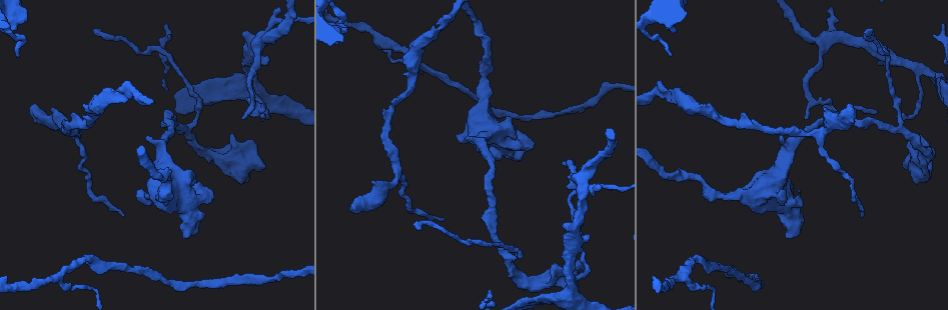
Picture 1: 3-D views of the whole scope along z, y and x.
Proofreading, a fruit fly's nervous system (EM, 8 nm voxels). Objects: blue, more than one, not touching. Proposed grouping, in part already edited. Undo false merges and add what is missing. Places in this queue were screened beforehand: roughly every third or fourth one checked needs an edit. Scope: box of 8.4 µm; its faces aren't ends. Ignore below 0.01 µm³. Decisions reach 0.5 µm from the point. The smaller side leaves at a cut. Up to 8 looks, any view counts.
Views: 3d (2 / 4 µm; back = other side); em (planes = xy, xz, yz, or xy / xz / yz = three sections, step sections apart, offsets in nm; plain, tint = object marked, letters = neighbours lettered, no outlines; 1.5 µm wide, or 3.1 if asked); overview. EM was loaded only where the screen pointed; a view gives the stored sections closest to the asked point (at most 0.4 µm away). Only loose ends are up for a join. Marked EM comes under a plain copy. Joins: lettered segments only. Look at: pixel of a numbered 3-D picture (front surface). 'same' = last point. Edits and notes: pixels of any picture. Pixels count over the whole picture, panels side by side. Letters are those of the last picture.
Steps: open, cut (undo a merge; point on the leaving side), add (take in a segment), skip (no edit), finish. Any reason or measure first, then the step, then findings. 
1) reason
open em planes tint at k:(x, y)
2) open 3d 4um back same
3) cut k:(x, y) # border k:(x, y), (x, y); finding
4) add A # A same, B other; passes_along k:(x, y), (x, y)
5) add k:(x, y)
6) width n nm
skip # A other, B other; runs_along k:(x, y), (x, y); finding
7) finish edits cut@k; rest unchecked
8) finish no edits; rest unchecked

a narrow waist
open 3d 2um at 1:(119, 89)

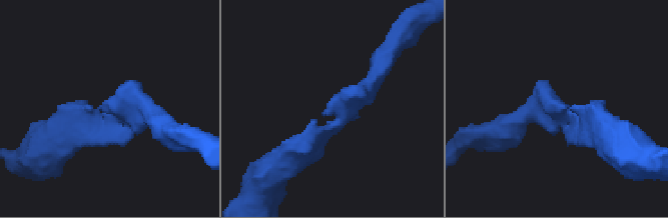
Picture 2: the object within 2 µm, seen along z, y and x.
now the EM
open em xz step 8 letters at 2:(337, 116)

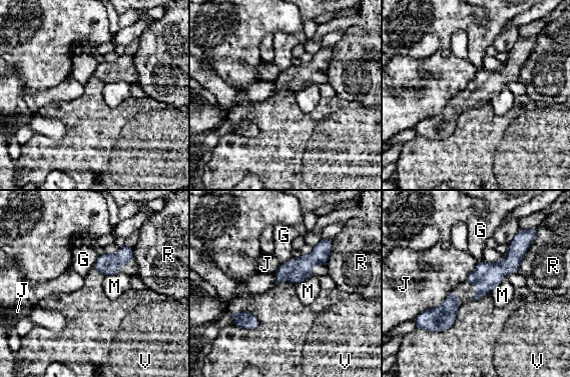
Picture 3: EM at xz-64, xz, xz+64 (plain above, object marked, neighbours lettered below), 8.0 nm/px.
skip # G other, J other, M other, R other, V other; border 3:(455, 289), (416, 318); one neuron here

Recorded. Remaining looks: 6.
free end
open em planes letters at 1:(30, 110)

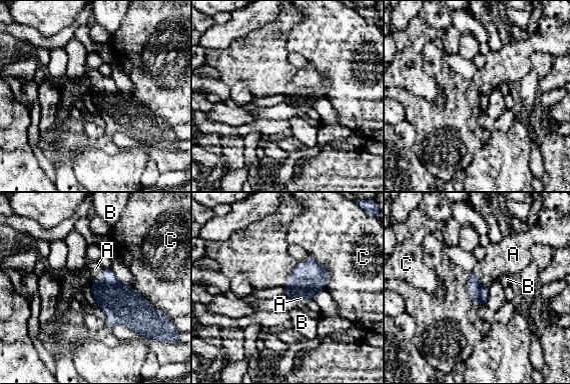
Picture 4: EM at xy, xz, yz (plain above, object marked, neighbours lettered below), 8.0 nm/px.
add A # A same, B other, C other; passes_along 4:(479, 293), (479, 281), (499, 258); it goes on there

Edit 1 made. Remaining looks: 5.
see it whole again
open overview

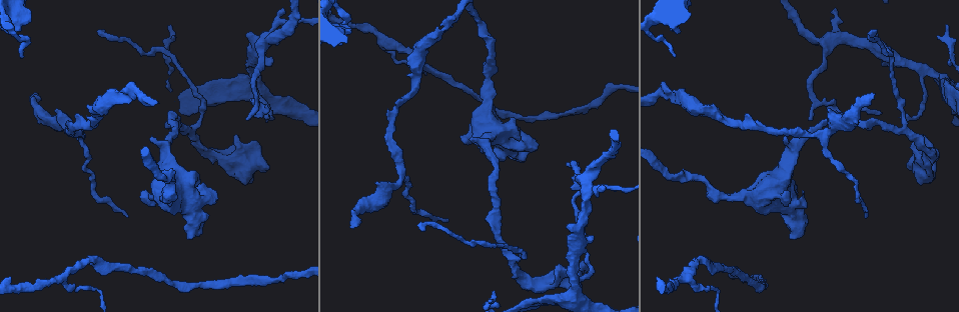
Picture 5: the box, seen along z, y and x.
free end
open 3d 2um at 5:(266, 165)

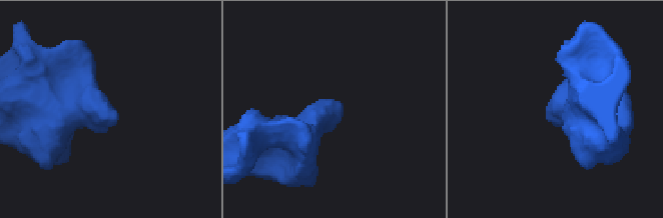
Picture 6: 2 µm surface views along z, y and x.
shape alone is not enough
open em planes letters at 6:(116, 116)

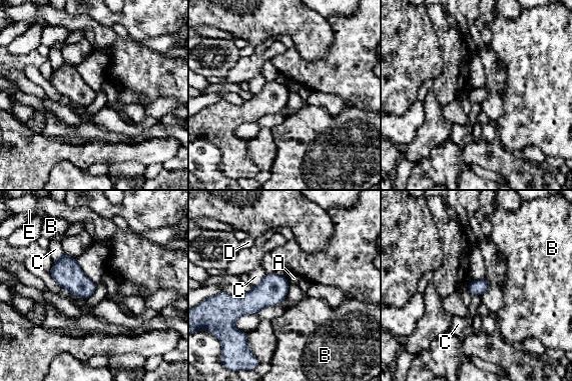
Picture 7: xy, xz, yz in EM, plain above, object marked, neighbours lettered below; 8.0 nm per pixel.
skip # A other, B other, C other, D other, E other; border 7:(286, 278), (289, 283); none of them fits

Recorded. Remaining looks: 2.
finish edits add@4; rest unchecked

